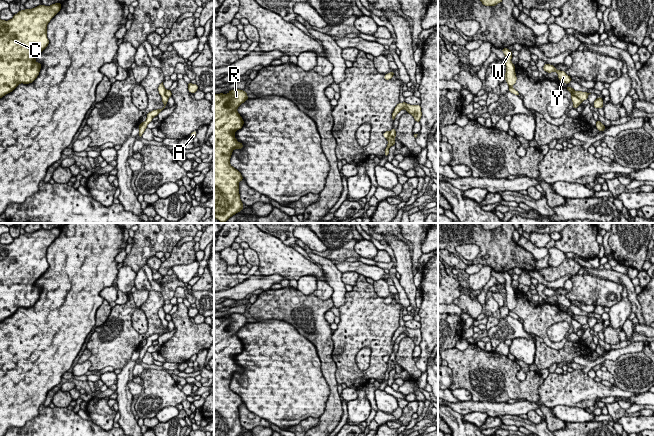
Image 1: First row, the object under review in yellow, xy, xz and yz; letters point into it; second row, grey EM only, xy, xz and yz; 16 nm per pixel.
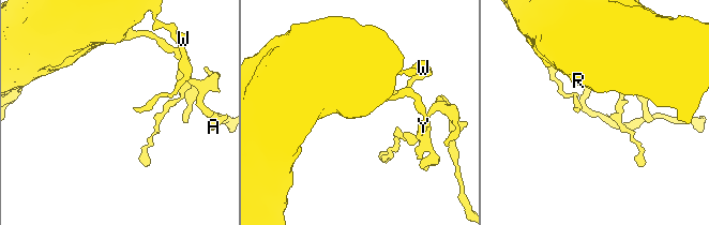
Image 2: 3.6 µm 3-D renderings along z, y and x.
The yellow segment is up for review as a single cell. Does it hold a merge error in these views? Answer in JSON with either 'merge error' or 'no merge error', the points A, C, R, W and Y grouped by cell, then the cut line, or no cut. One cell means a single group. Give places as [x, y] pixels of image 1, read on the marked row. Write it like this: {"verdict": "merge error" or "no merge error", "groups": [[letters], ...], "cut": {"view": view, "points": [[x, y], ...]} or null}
{"verdict": "merge error", "groups": [["A"], ["C", "R", "W", "Y"]], "cut": {"view": "yz", "points": [[573, 91], [581, 101]]}}

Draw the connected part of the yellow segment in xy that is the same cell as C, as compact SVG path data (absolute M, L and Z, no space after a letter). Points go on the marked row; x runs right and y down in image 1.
M61 3L51 6L41 4L32 9L20 10L8 21L0 19L0 98L12 92L20 83L29 84L37 78L42 64L37 63L35 59L48 46L47 24L60 9Z

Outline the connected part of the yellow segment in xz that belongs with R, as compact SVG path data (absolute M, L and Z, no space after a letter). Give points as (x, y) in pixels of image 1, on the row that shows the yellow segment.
M240 89L214 94L214 218L222 223L244 206L238 186L243 177L230 165L230 158L234 149L243 148L234 134L244 124L237 109L249 99L247 95Z

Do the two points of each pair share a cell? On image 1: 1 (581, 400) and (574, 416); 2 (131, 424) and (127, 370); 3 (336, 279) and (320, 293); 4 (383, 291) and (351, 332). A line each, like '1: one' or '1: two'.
1: two
2: one
3: two
4: two

